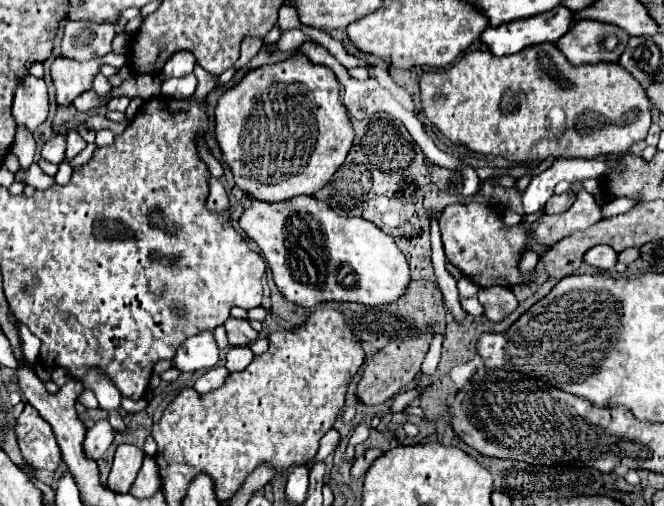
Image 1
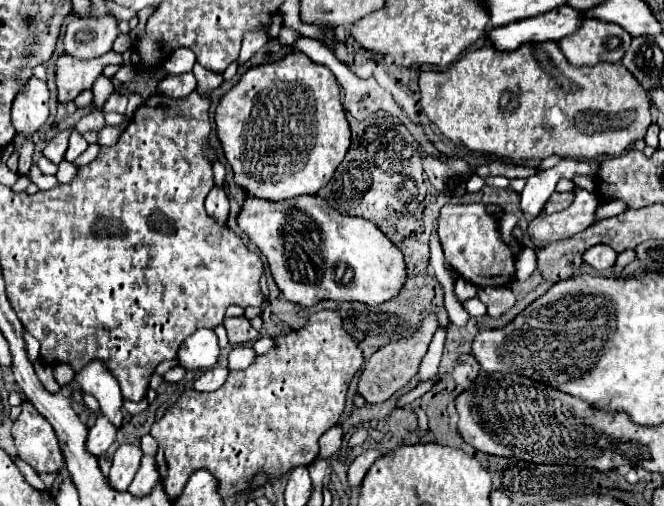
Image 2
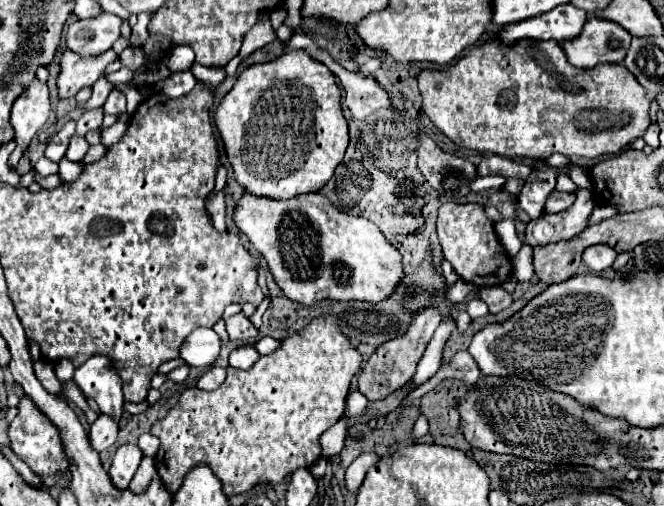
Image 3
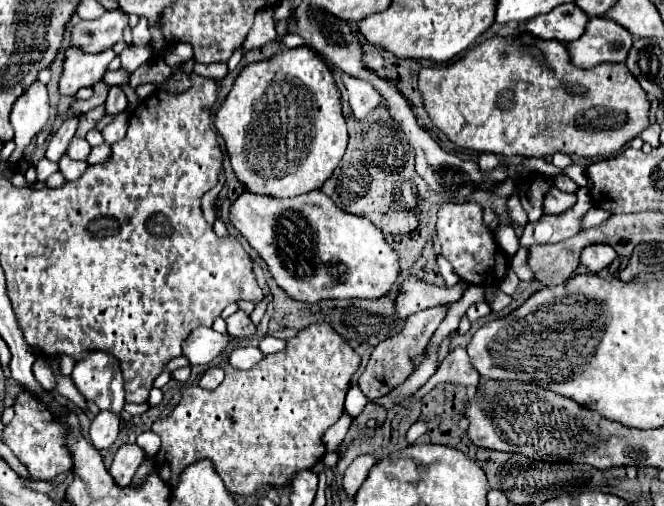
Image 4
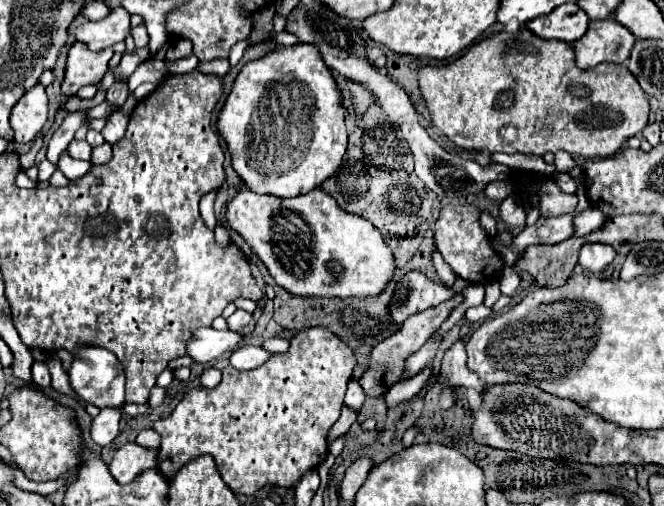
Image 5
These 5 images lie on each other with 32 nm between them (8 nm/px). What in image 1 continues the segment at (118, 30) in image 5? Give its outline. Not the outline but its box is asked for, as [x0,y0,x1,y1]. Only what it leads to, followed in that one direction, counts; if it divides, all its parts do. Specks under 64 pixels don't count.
[60,22,116,62]

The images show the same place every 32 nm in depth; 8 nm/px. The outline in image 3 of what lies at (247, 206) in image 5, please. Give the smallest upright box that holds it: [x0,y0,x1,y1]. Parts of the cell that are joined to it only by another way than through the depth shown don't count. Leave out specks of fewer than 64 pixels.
[234,192,402,304]

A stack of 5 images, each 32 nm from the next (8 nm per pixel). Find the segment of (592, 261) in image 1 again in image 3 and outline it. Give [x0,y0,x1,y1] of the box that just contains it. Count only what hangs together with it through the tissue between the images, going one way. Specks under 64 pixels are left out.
[582,244,618,272]

